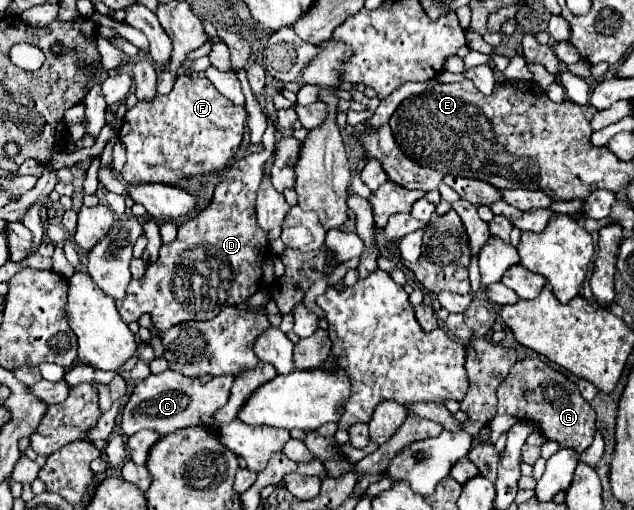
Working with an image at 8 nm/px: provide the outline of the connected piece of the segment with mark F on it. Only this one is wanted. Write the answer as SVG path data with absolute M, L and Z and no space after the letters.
M179 75L171 93L155 95L153 101L139 101L135 107L131 107L125 113L123 125L119 129L119 139L127 149L127 163L121 171L121 177L129 185L137 185L137 183L177 185L185 177L197 177L197 175L223 171L227 163L235 157L243 141L245 121L247 121L245 107L235 105L225 95L221 95L207 77L193 79L189 75Z

